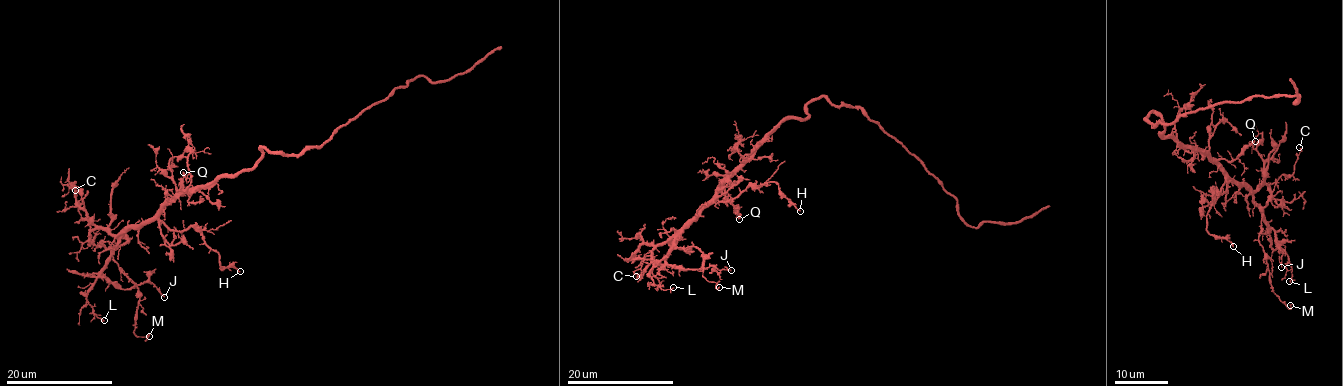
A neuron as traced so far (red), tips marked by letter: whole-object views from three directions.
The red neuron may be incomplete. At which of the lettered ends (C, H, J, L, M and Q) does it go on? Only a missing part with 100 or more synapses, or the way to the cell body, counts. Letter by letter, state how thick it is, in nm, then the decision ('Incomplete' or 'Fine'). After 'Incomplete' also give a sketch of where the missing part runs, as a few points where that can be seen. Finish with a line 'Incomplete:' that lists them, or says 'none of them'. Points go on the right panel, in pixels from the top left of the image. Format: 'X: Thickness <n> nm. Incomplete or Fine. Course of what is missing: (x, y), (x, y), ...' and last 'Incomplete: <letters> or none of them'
C: Thickness 160 nm. Fine
H: Thickness 140 nm. Fine
J: Thickness 110 nm. Fine
L: Thickness 160 nm. Fine
M: Thickness 110 nm. Fine
Q: Thickness 260 nm. Fine
Incomplete: none of them

